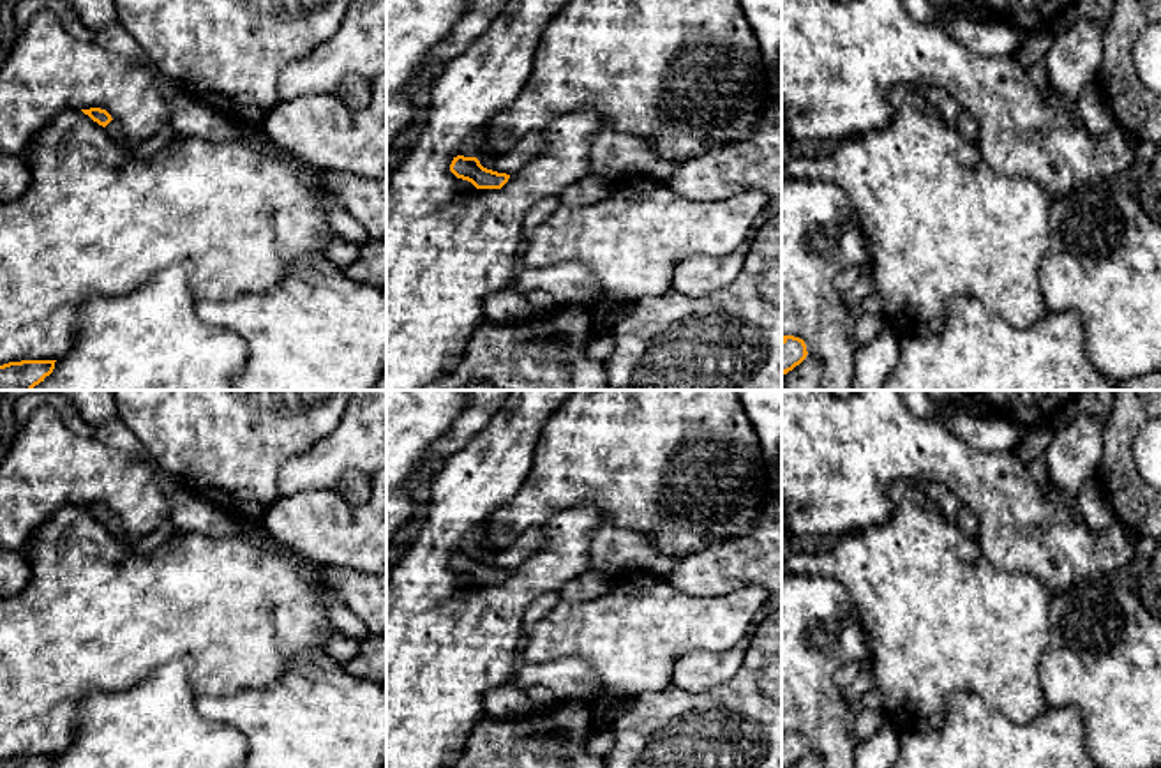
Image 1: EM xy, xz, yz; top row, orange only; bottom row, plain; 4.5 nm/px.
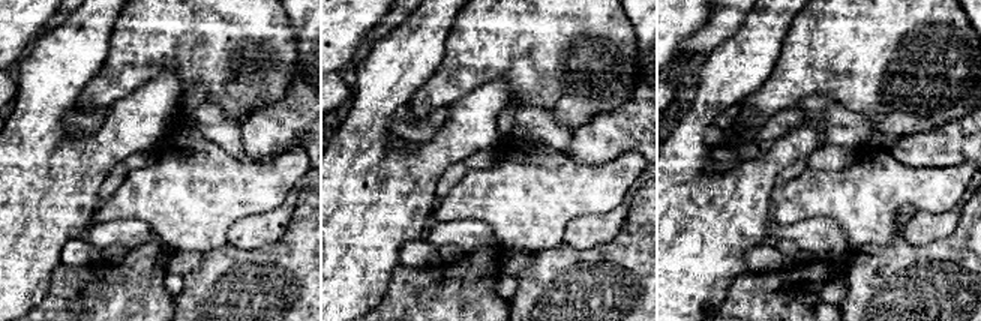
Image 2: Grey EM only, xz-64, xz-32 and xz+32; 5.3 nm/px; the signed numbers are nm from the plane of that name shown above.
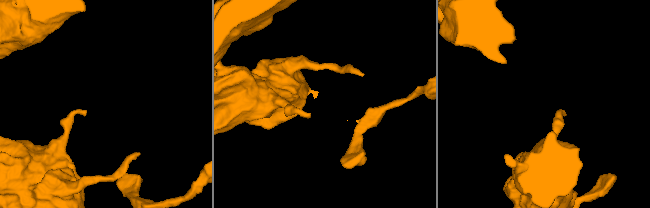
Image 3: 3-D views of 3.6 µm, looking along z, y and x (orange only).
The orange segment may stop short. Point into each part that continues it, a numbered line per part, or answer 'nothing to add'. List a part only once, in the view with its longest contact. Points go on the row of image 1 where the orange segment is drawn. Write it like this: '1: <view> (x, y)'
nothing to add

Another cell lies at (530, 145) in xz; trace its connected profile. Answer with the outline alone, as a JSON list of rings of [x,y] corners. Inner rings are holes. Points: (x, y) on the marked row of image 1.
[[[485,129],[475,131],[462,145],[461,155],[476,157],[487,169],[513,175],[521,171],[529,161],[533,161],[545,147],[543,132],[524,134],[508,152],[505,154],[485,154],[487,132]]]

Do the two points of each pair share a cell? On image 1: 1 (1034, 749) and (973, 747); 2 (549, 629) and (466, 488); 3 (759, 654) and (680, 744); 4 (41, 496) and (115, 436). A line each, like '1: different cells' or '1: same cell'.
1: same cell
2: different cells
3: same cell
4: different cells

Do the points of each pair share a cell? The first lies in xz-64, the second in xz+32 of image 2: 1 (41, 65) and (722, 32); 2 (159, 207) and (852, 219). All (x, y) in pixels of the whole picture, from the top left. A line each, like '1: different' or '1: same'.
1: different
2: same

